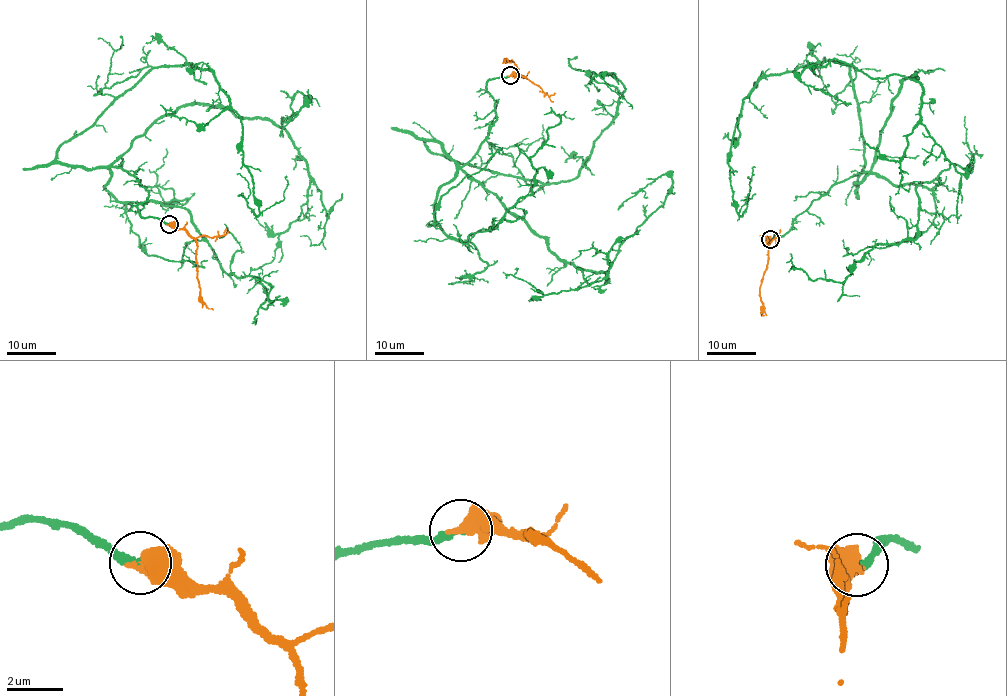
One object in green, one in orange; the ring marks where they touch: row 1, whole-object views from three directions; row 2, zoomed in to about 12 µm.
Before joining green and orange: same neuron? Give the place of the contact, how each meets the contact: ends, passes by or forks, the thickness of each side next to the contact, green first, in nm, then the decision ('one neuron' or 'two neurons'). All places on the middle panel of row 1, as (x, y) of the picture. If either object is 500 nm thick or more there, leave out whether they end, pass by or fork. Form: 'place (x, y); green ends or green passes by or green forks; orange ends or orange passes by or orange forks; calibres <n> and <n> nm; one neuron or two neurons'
place (510, 75); calibres 180 and 650 nm; one neuron

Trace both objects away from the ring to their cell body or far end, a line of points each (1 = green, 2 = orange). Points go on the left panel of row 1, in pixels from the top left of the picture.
1: (169, 224), (139, 212), (136, 177), (58, 147), (188, 62), (240, 118), (258, 214), (236, 174)
2: (169, 224), (182, 228), (197, 243), (201, 301), (213, 310)

